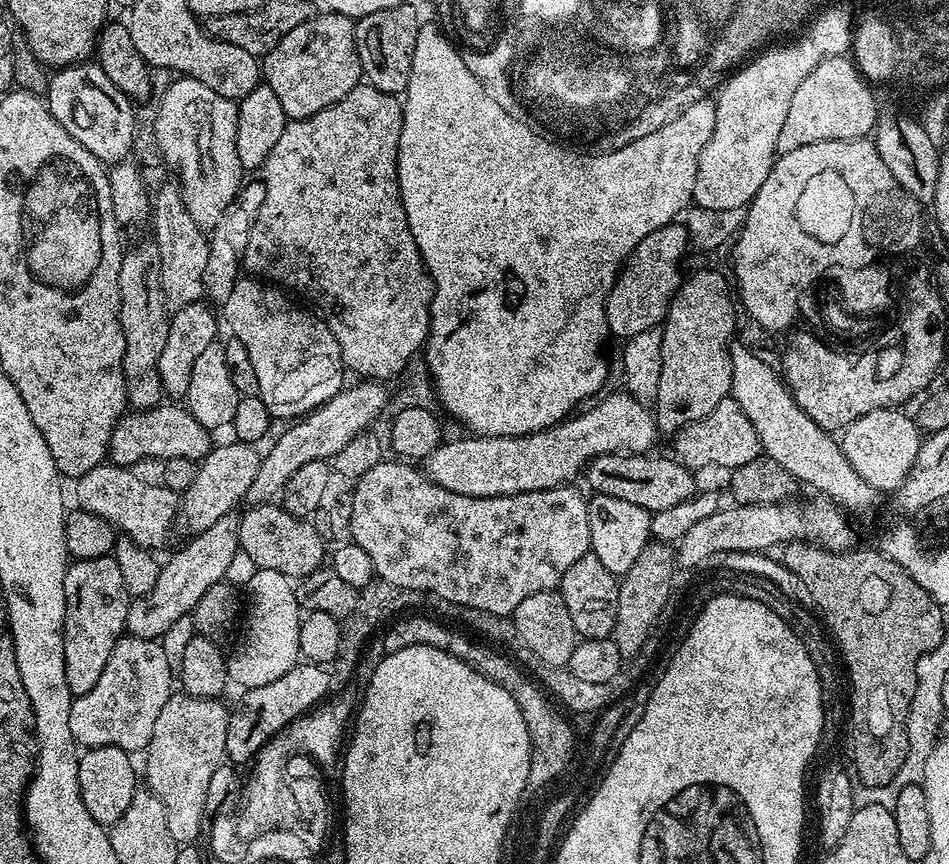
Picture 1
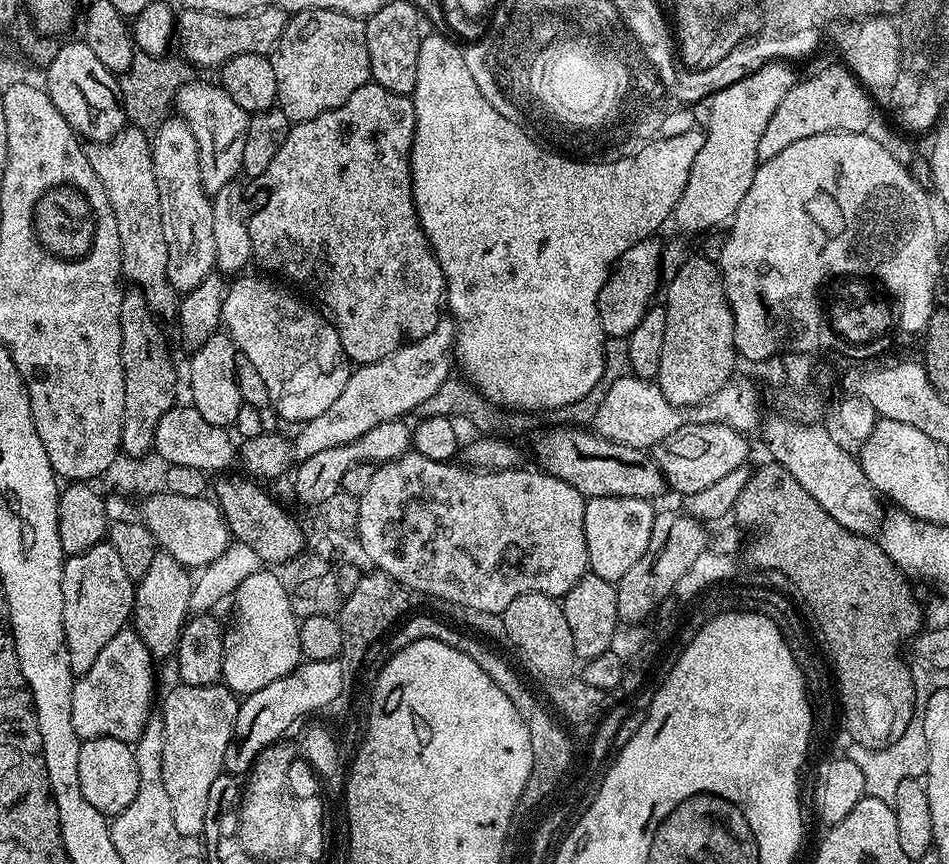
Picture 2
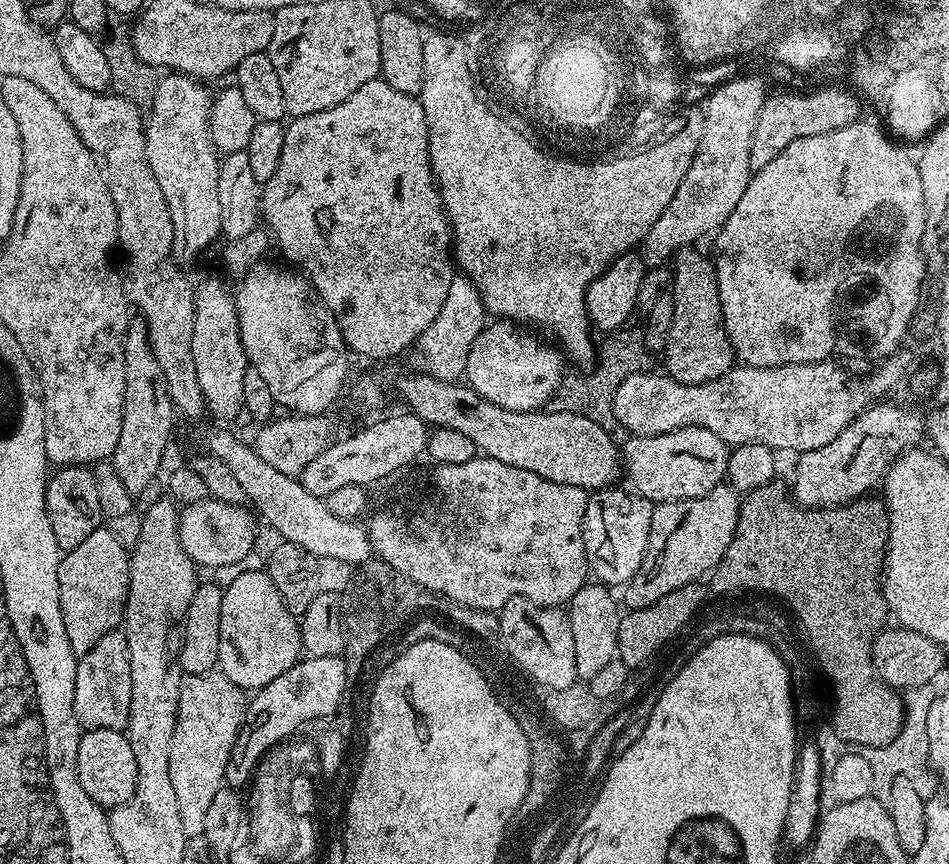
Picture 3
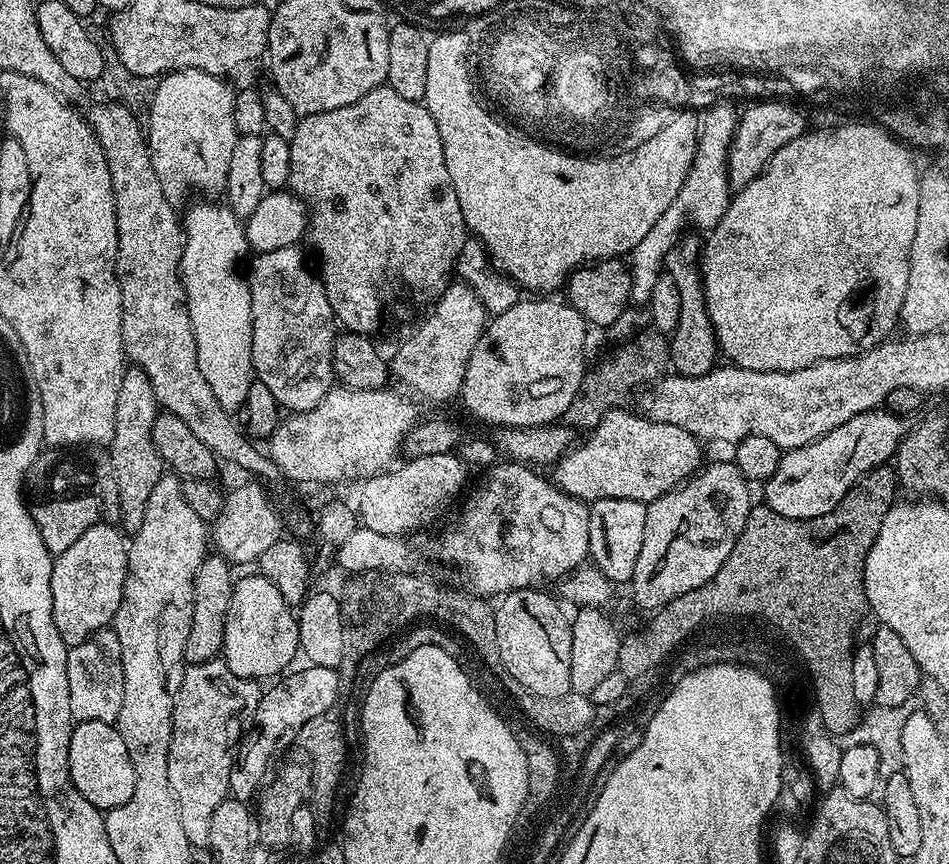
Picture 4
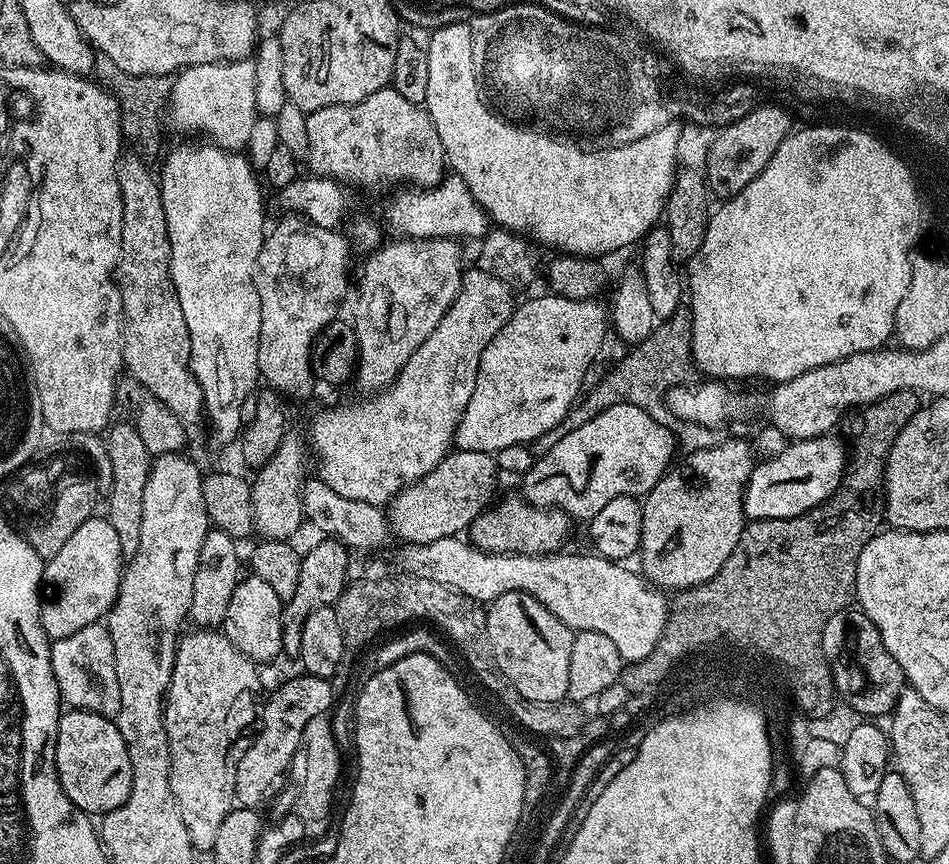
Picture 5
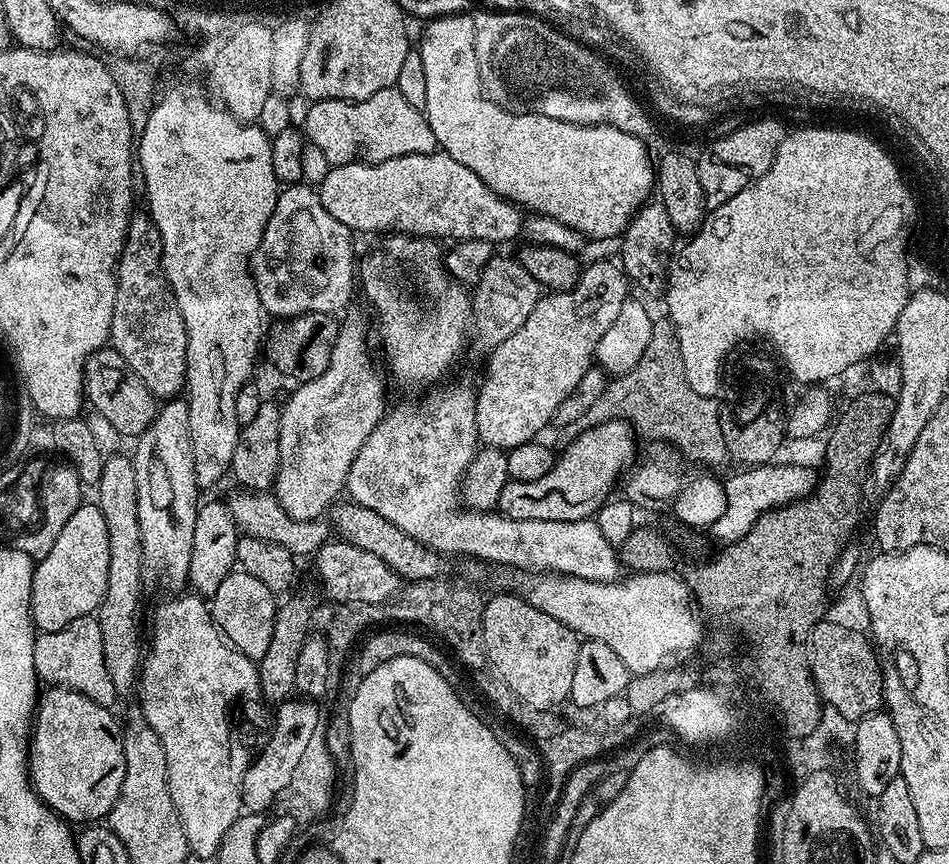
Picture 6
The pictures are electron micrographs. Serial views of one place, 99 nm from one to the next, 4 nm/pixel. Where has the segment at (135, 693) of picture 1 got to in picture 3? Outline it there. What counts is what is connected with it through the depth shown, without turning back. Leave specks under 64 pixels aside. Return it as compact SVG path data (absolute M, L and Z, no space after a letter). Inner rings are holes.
M123 631L105 634L85 656L76 661L74 682L74 710L81 729L127 729L130 718L130 662L128 643Z

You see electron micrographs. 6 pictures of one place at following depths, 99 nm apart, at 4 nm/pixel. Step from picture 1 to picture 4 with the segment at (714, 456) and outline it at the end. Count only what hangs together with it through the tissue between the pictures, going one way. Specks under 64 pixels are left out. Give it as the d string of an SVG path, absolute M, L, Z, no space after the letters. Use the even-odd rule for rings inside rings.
M617 406L607 412L585 435L588 437L569 448L551 469L556 487L568 496L585 502L598 499L651 502L699 473L702 444L697 437L678 426L647 420L639 411L623 412L622 409Z

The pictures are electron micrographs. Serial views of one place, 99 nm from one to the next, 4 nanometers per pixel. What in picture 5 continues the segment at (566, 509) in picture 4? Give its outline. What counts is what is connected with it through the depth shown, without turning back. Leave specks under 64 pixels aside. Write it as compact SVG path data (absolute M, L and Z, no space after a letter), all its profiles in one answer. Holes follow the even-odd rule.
M519 495L508 496L501 504L484 509L470 527L470 542L484 552L521 552L527 556L547 556L565 547L570 517L556 508L535 508Z

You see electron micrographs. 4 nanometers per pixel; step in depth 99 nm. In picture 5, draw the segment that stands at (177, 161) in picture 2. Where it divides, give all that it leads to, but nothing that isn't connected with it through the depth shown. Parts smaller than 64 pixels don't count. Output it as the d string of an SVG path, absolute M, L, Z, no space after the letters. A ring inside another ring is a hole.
M251 59L219 60L205 64L191 64L173 79L172 92L166 101L166 124L176 132L205 132L207 139L229 151L247 149L250 142L250 130L257 118L254 102L256 85L256 66Z

